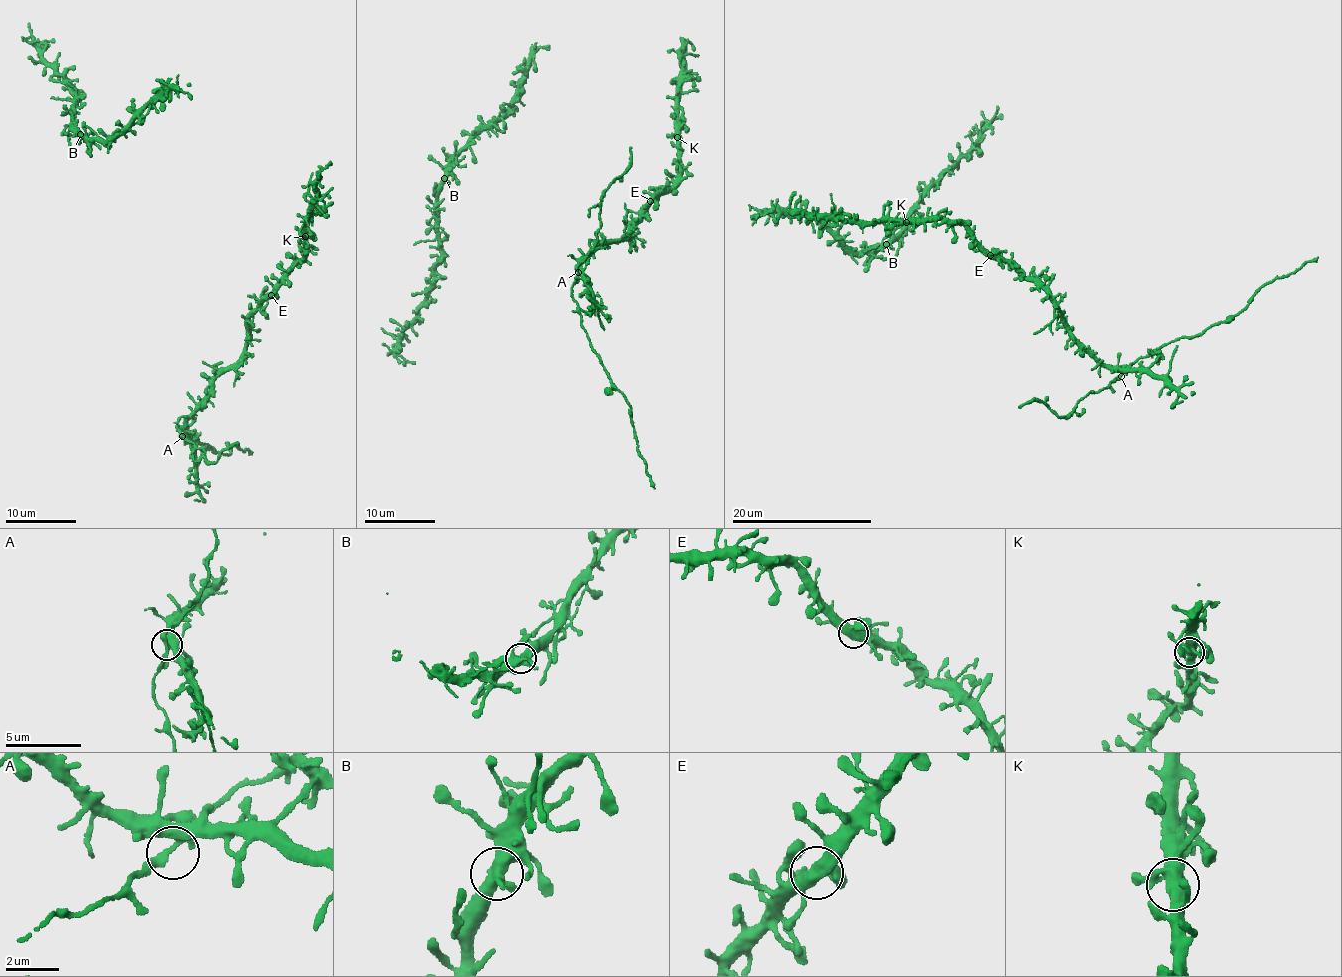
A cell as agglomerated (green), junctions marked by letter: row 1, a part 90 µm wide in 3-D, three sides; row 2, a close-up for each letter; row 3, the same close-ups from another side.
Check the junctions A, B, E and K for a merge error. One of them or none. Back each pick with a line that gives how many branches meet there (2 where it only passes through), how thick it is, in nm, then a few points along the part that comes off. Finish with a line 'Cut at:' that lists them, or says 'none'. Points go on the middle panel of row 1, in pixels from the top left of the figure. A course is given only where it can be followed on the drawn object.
Cut at: none

